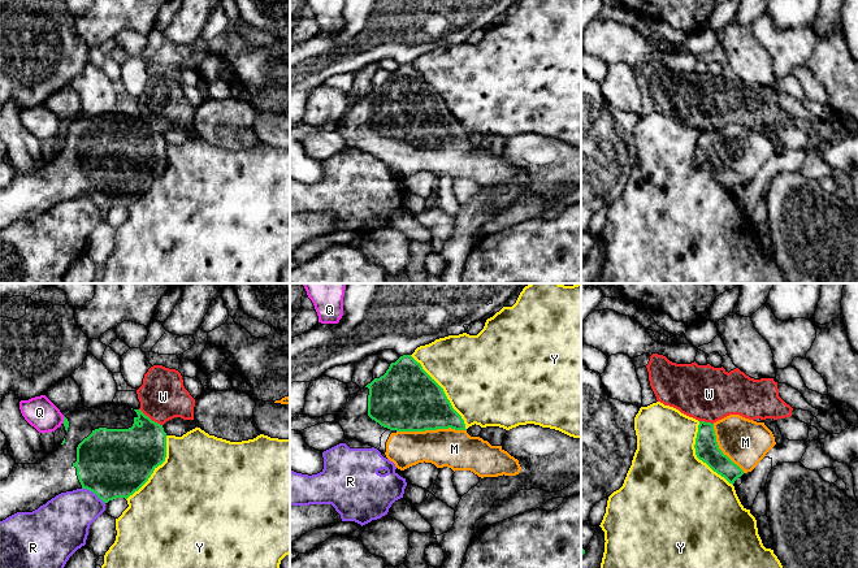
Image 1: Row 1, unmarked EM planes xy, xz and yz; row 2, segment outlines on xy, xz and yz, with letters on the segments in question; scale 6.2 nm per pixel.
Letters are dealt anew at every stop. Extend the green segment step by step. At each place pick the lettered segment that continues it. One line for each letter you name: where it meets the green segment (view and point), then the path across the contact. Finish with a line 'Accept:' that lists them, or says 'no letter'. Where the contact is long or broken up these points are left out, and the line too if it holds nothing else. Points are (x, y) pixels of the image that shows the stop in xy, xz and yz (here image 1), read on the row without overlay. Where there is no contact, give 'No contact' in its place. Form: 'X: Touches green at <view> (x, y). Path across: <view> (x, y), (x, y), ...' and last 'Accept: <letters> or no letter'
M: Touches green at xz (430, 138)
Accept: M

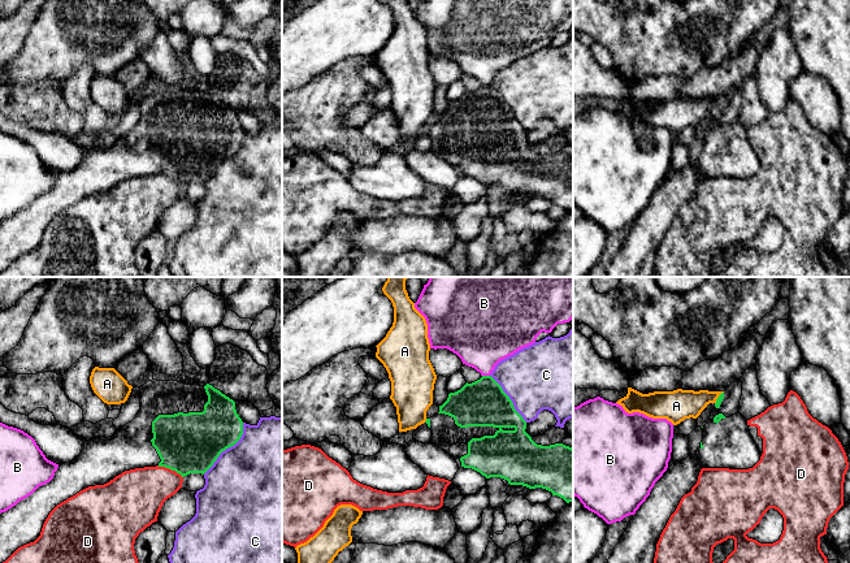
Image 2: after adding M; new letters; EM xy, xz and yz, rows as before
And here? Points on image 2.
Accept: no letter

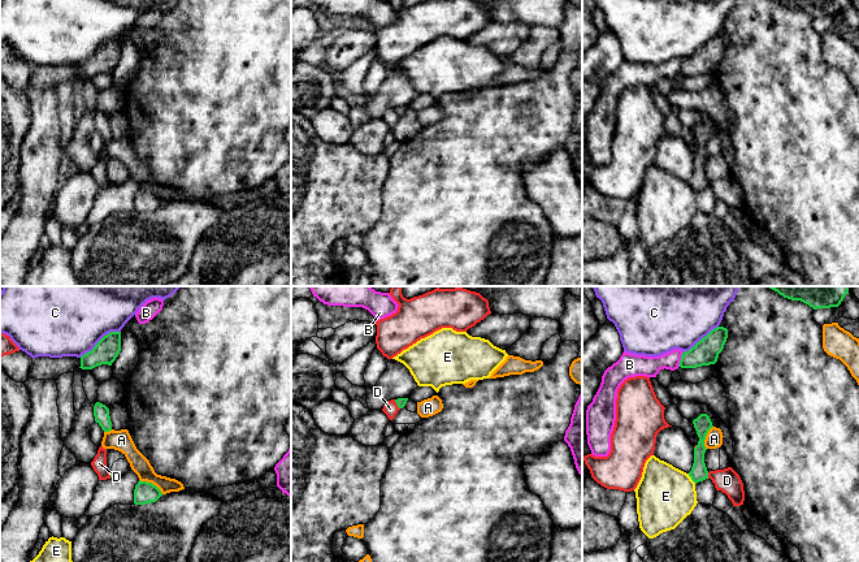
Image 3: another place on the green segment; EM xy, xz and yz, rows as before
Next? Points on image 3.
Accept: no letter

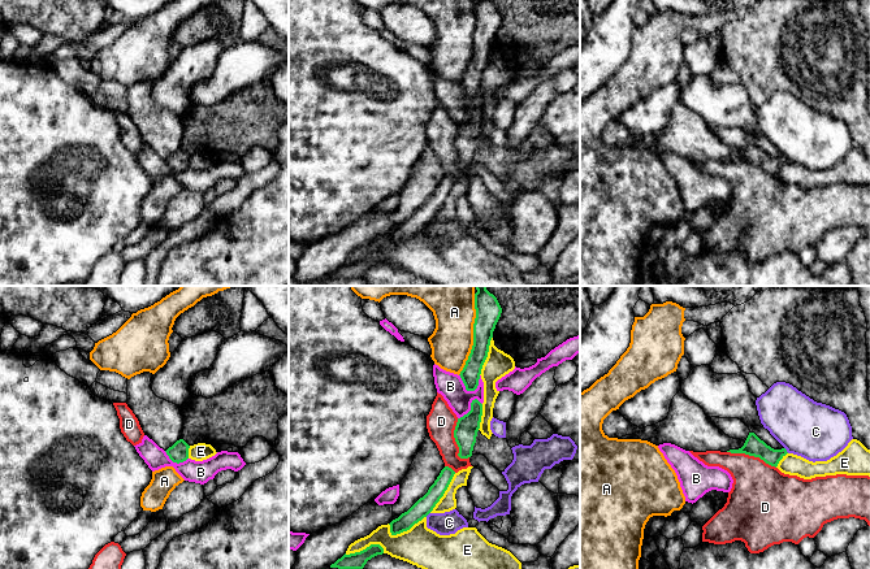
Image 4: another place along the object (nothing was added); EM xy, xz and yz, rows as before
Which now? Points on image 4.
Accept: no letter

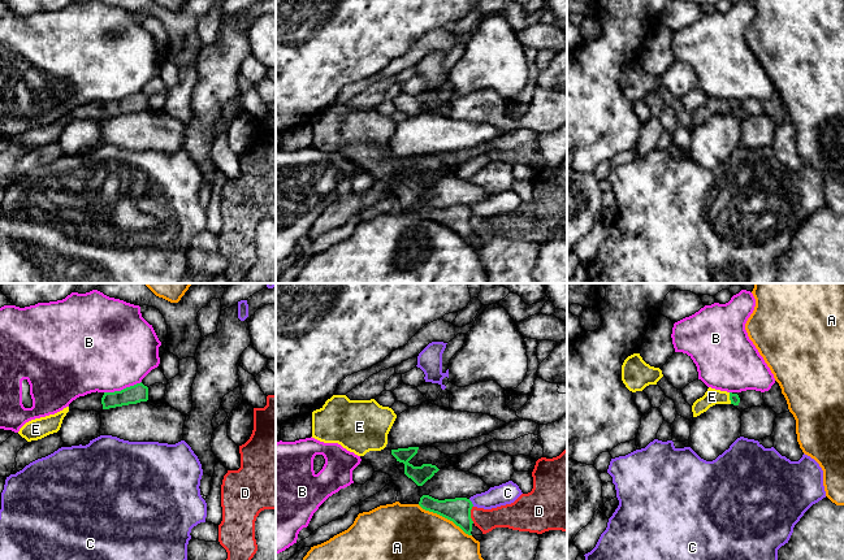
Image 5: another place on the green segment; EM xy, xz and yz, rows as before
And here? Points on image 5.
E: Touches green at yz (730, 107). Path across: yz (734, 107), (730, 107), (712, 105)
Accept: E

